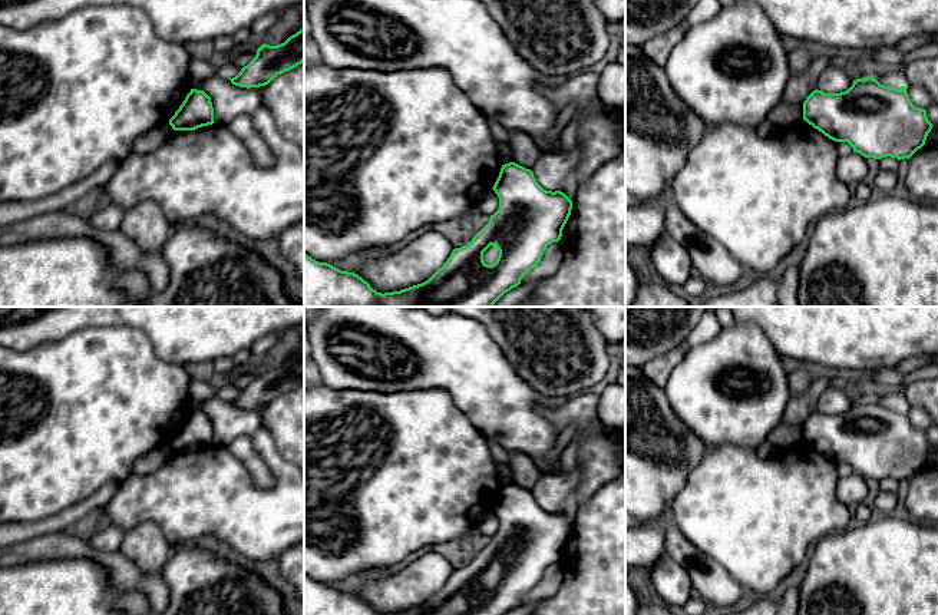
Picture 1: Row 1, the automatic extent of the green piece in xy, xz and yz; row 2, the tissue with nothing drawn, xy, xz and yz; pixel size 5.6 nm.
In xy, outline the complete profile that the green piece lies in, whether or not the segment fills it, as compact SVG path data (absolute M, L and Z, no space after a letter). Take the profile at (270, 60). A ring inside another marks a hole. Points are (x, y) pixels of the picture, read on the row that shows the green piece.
M304 29L277 46L261 44L255 57L241 69L235 77L228 77L240 87L260 87L268 85L278 75L304 62Z

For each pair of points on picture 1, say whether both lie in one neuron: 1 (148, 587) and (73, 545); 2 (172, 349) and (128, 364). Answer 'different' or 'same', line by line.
1: same
2: different

